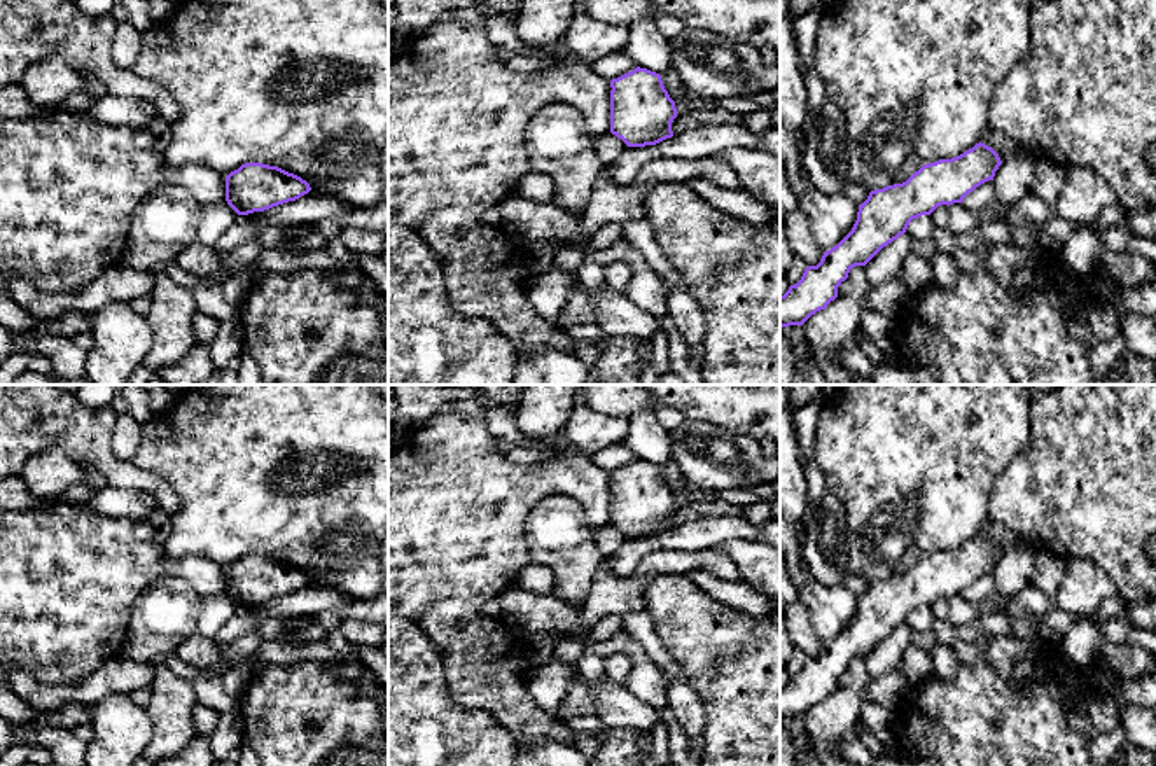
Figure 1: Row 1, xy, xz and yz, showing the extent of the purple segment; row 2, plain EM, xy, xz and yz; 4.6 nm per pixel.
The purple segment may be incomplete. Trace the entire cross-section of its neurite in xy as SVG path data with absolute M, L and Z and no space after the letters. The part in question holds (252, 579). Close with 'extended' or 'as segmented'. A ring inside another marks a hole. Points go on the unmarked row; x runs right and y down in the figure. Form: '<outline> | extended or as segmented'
M245 554L226 568L226 593L238 607L296 593L310 582L301 568L262 554Z | as segmented

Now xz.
M647 460L610 472L610 525L628 539L656 537L673 528L675 493L661 467Z | as segmented

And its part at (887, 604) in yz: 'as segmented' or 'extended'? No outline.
as segmented

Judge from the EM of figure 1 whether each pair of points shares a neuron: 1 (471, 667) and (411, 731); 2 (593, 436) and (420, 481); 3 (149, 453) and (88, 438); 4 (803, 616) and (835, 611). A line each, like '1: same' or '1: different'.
1: different
2: different
3: different
4: different

